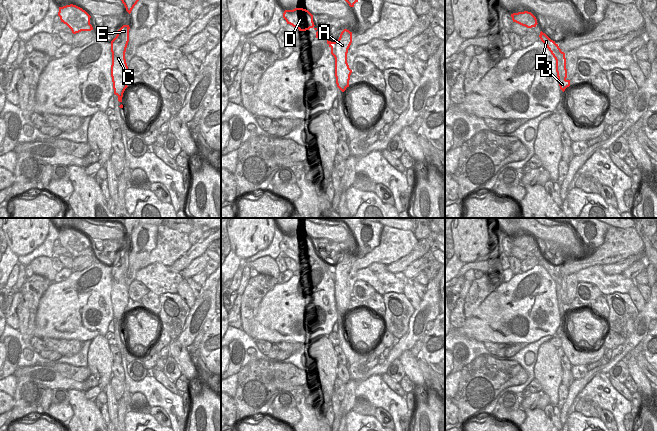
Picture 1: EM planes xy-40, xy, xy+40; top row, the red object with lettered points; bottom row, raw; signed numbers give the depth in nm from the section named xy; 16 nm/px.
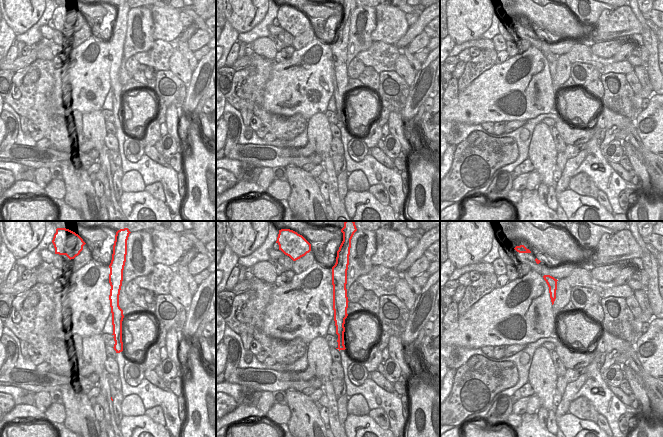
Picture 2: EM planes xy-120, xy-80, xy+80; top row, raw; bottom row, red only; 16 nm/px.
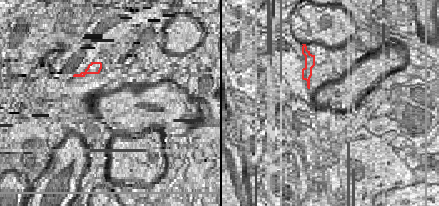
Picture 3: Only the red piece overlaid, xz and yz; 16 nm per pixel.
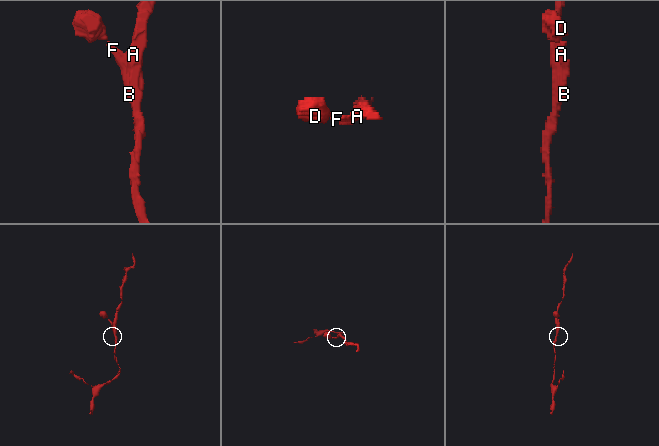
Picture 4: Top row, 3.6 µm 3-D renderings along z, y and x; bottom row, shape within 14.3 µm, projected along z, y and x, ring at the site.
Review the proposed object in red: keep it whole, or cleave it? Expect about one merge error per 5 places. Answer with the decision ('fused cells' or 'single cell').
single cell

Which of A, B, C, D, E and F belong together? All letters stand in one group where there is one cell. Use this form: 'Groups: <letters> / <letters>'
Groups: A B C D E F.

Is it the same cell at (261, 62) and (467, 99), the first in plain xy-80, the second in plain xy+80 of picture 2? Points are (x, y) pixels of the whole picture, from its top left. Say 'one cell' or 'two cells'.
two cells

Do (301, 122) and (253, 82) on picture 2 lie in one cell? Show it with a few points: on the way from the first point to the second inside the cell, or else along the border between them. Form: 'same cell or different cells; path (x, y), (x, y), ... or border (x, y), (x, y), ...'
same cell; path (284, 122), (270, 121), (258, 109), (257, 99)

